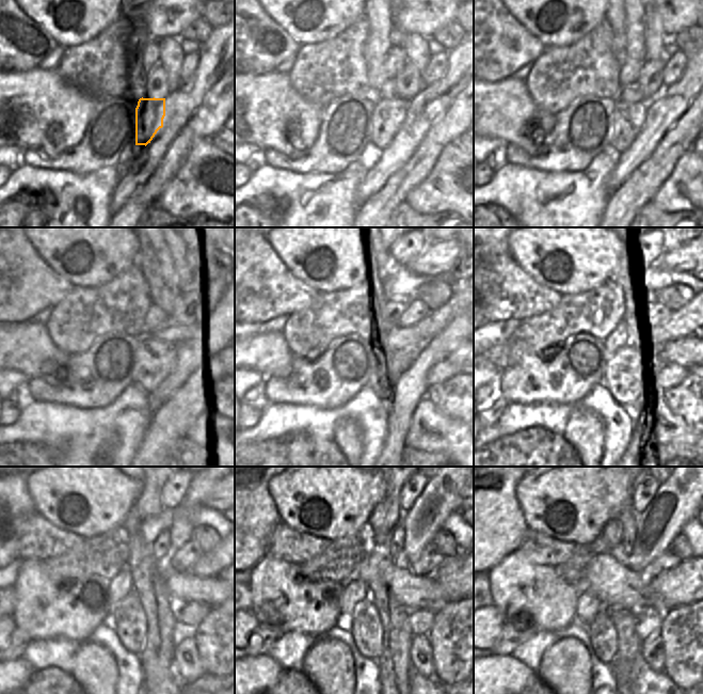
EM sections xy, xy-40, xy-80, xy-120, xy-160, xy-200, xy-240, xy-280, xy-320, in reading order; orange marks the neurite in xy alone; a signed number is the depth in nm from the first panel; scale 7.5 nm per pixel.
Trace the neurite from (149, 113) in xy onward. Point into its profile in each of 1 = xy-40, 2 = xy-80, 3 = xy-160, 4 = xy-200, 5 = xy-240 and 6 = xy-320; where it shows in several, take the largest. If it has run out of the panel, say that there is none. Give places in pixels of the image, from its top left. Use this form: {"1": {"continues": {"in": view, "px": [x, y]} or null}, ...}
{"1": {"continues": {"in": "xy-40", "px": [388, 116]}}, "2": {"continues": {"in": "xy-80", "px": [628, 117]}}, "3": {"continues": {"in": "xy-160", "px": [397, 358]}}, "4": {"continues": {"in": "xy-200", "px": [626, 380]}}, "5": {"continues": {"in": "xy-240", "px": [129, 621]}}, "6": {"continues": {"in": "xy-320", "px": [604, 637]}}}

